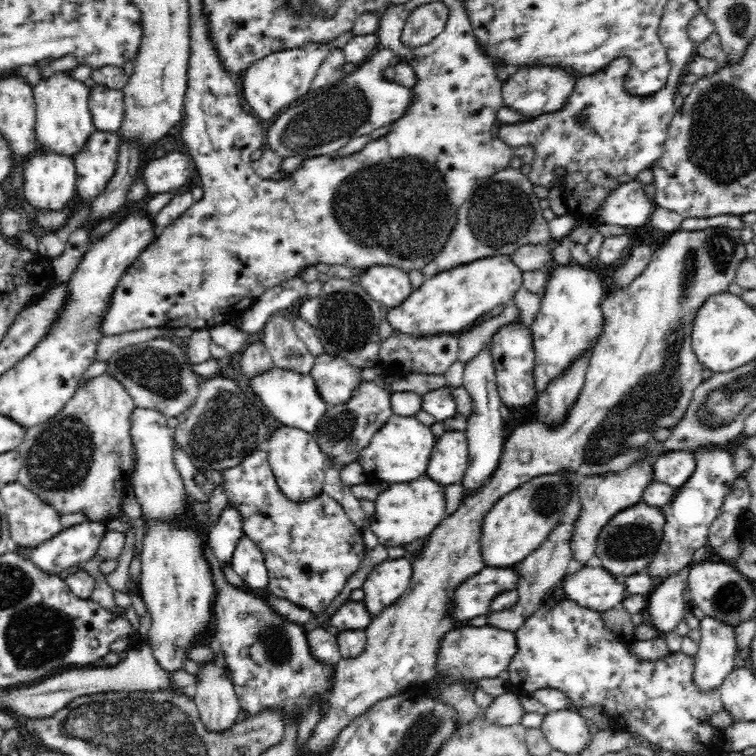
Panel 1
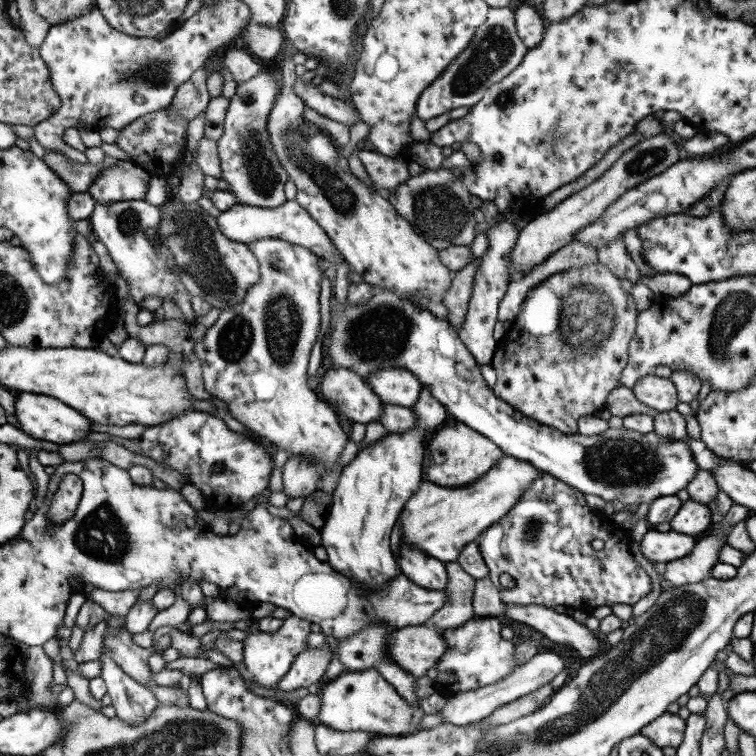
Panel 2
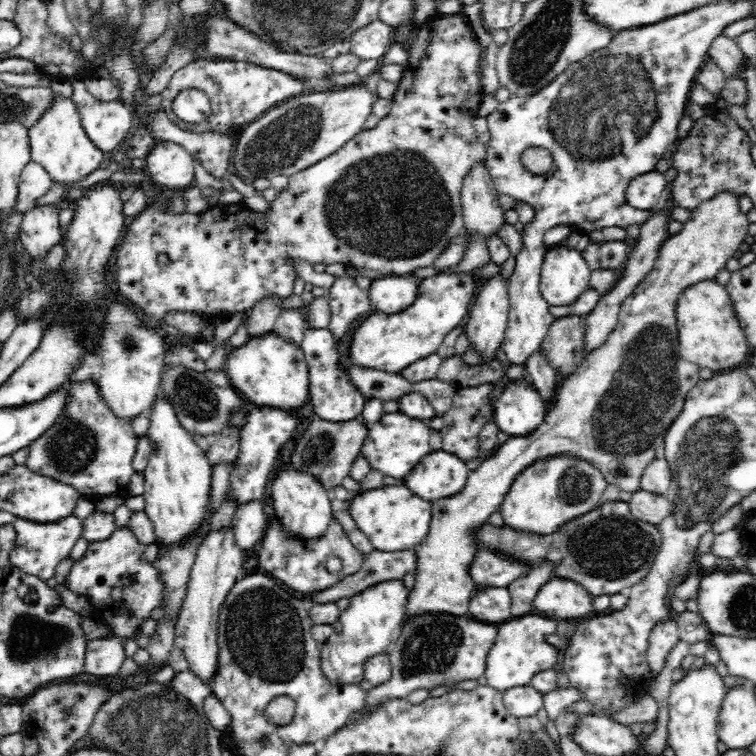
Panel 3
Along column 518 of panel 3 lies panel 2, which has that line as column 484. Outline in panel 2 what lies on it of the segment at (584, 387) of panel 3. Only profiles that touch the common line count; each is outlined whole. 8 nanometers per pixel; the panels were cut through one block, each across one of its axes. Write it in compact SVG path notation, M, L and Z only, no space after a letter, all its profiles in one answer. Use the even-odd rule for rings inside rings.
M463 423L439 427L436 438L429 443L426 453L430 458L430 463L424 473L425 479L443 487L454 488L463 487L478 480L490 470L494 463L497 463L497 460L504 456L494 442Z

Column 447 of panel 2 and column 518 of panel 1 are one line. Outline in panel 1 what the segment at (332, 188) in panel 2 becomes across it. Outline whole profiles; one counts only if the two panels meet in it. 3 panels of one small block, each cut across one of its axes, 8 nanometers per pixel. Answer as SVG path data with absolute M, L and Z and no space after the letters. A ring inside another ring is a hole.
M496 255L478 260L468 264L461 264L456 268L426 277L422 285L411 292L411 295L398 306L392 307L387 312L387 320L392 325L392 332L410 333L416 336L434 336L442 334L453 334L464 328L473 328L483 321L485 315L500 306L510 304L518 288L523 286L522 270L514 266L510 255Z

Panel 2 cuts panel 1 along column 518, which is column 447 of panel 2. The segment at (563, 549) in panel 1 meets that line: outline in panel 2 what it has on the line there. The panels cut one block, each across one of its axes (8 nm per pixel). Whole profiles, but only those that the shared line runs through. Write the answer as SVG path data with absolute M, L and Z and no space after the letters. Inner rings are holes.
M445 563L448 580L445 586L447 594L444 606L435 612L426 623L436 629L456 628L475 617L473 592L475 580L457 563Z

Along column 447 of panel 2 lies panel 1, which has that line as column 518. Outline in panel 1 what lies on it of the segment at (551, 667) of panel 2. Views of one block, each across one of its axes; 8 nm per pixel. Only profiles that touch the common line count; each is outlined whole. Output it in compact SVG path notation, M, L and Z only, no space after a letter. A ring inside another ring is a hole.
M510 690L506 693L494 697L490 706L483 714L486 720L492 724L502 726L512 726L521 722L521 718L526 714L518 700L518 693Z

